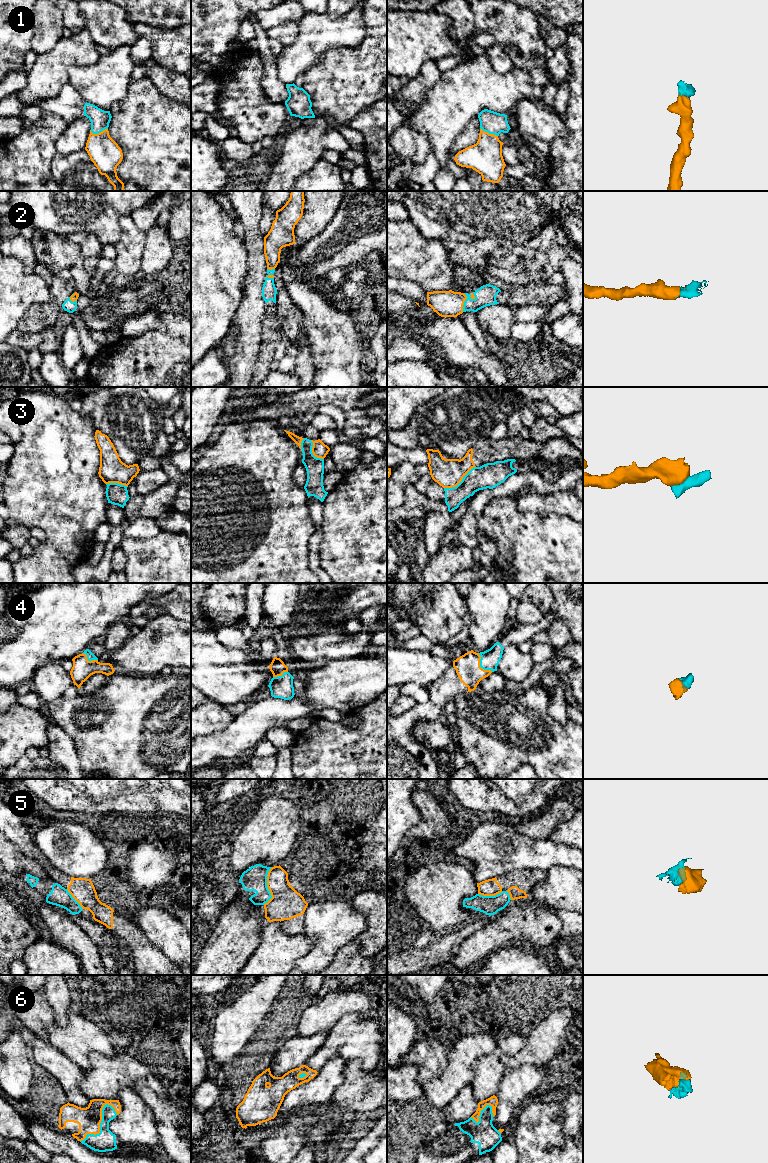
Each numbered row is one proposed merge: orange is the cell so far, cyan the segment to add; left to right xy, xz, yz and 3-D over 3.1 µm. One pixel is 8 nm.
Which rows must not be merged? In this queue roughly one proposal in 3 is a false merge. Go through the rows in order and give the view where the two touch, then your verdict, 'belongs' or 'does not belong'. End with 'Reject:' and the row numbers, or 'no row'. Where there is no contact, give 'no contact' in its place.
1: contact in xy; belongs
2: contact in yz; belongs
3: contact in yz; does not belong
4: contact in yz; belongs
5: contact in xz; does not belong
6: contact in xy; belongs
Reject: 3, 5

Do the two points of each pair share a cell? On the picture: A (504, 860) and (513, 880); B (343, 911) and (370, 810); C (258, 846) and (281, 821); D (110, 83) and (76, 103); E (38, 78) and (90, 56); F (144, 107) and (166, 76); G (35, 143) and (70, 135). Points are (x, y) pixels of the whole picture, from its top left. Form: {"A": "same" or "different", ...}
{"A": "different", "B": "different", "C": "same", "D": "different", "E": "same", "F": "different", "G": "different"}

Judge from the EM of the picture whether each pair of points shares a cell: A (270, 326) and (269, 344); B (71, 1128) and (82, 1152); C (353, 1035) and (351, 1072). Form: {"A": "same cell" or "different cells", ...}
{"A": "same cell", "B": "different cells", "C": "different cells"}

